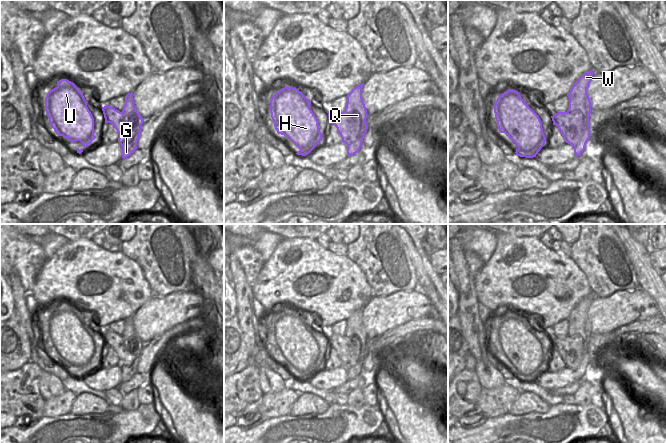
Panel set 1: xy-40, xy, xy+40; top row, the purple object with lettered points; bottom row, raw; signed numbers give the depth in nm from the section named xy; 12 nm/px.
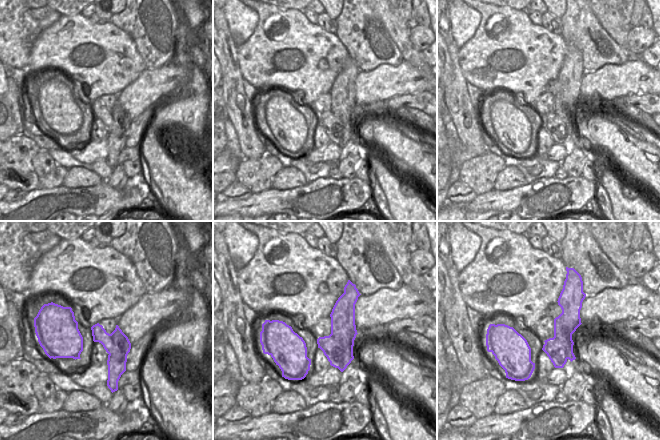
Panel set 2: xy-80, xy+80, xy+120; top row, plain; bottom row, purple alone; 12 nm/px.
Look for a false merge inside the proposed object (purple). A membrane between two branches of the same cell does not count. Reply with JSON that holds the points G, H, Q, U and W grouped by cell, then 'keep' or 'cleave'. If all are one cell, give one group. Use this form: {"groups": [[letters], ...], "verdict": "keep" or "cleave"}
{"groups": [["G", "Q", "W"], ["H", "U"]], "verdict": "cleave"}

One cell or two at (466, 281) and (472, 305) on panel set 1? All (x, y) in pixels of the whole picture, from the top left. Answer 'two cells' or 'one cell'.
one cell

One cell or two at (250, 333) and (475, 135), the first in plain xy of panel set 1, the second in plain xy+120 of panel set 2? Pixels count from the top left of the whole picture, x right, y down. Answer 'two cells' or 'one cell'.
one cell

